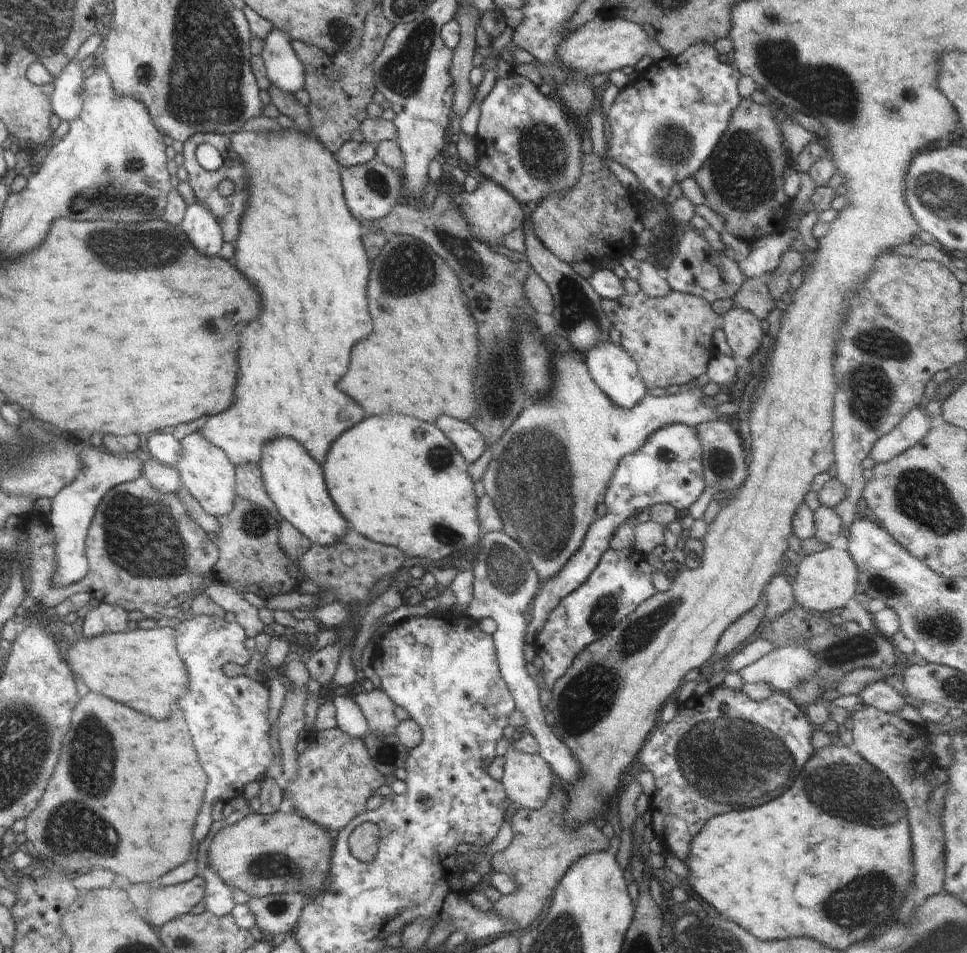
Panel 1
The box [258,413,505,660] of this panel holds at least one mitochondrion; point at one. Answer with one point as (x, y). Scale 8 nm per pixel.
(448, 536)

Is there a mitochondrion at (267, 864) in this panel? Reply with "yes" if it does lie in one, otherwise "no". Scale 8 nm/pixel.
yes

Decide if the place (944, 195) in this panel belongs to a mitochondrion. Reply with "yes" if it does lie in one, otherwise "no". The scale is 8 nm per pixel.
yes

